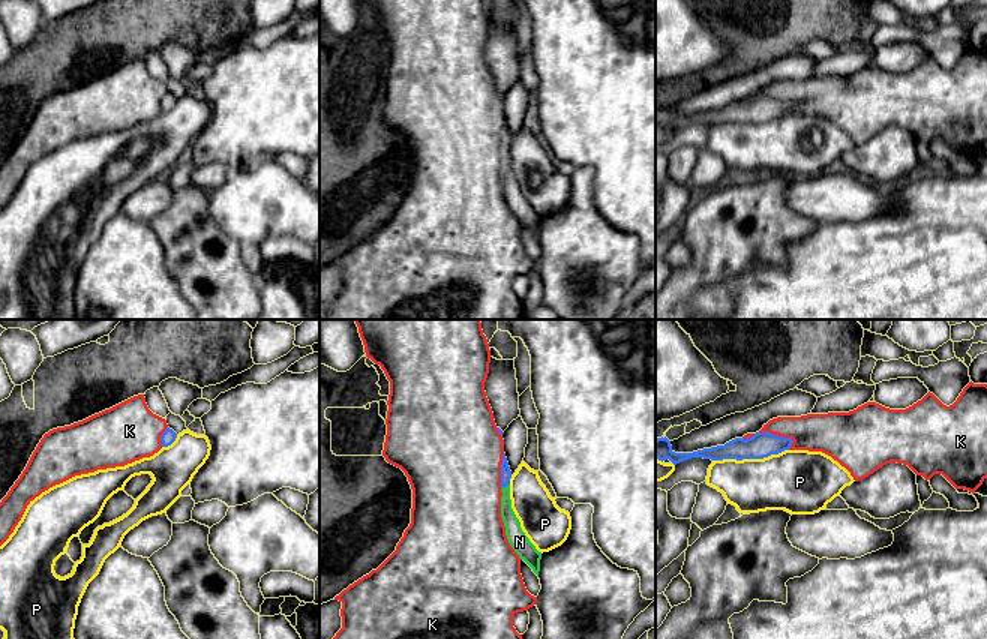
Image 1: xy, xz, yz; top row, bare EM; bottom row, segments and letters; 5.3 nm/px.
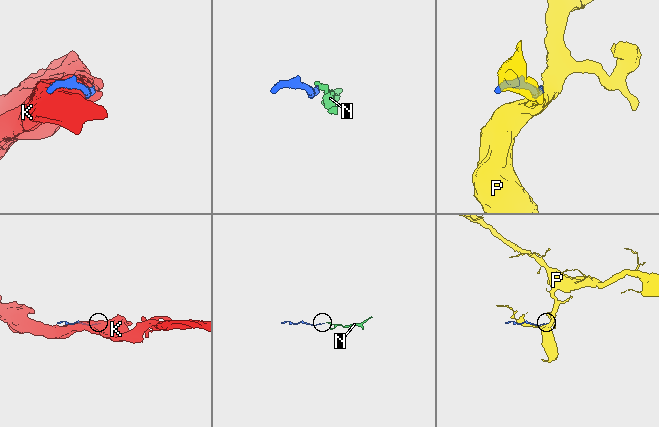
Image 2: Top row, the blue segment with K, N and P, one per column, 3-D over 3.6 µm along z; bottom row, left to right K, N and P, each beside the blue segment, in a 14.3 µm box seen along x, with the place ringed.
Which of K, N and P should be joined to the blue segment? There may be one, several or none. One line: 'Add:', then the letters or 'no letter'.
Add: N

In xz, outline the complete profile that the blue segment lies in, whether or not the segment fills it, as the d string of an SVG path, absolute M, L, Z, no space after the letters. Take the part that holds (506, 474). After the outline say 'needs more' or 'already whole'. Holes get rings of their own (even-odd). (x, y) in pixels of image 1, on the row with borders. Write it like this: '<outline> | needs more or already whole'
M504 453L501 464L501 518L506 526L506 536L510 546L514 549L519 558L524 560L538 576L542 552L538 552L536 546L530 542L530 538L525 536L525 532L520 528L520 522L512 508L510 478L512 471Z | needs more

